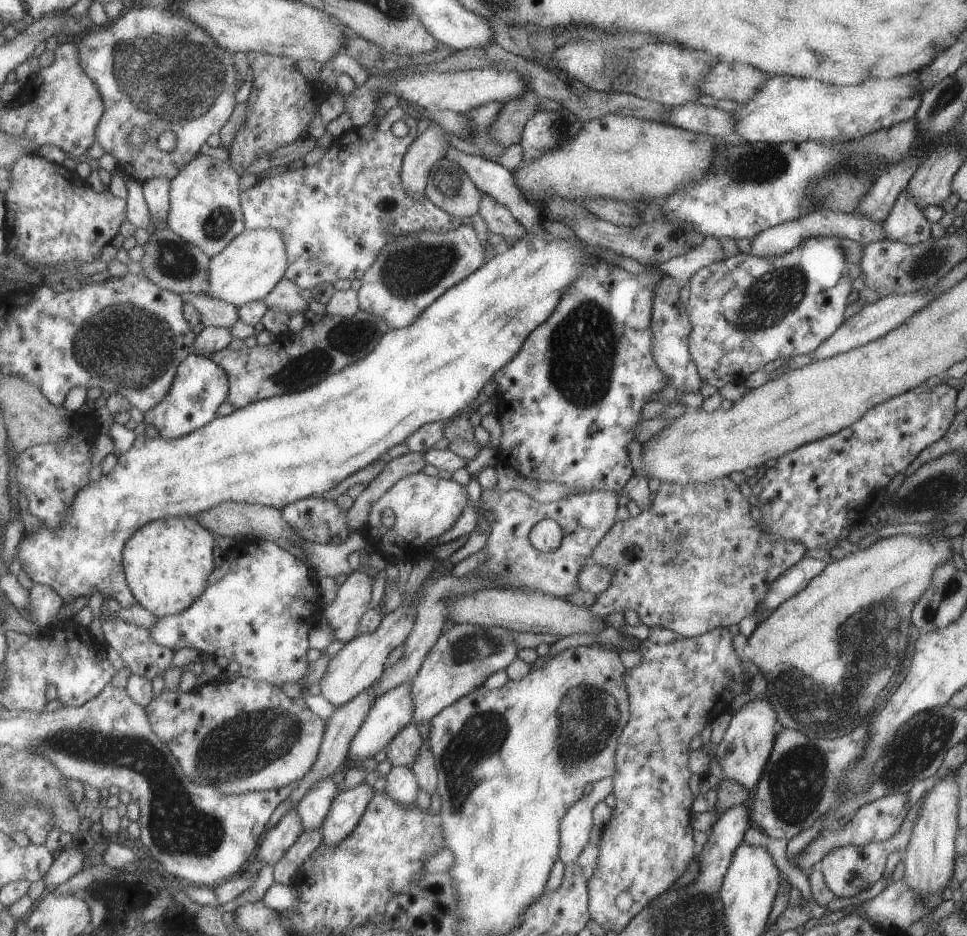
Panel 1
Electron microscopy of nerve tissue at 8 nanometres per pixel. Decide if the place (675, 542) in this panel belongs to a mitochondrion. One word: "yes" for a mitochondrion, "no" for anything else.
yes

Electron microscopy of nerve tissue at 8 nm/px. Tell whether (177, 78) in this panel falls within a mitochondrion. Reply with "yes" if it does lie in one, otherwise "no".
yes

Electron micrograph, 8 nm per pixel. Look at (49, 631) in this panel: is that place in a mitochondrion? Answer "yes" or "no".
no

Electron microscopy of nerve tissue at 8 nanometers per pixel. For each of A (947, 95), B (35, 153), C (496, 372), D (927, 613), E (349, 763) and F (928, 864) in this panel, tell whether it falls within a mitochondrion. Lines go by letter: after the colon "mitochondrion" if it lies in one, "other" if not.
A: mitochondrion
B: other
C: other
D: mitochondrion
E: other
F: other

